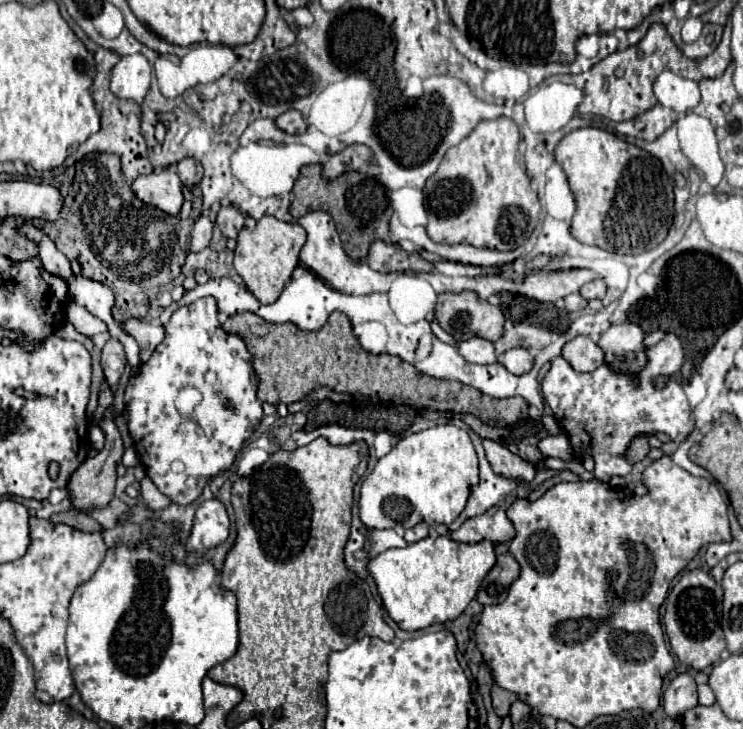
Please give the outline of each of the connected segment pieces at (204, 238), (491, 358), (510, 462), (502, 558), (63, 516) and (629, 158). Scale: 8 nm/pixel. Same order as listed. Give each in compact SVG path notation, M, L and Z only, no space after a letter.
M201 216L195 226L193 226L193 232L191 232L191 244L189 244L189 250L191 252L201 252L203 248L209 246L211 242L211 232L213 232L213 222L205 216Z
M473 336L471 340L459 342L457 352L459 352L467 362L475 362L475 364L493 364L493 362L497 362L493 344L491 344L489 340L479 338L479 336Z
M487 438L487 440L483 440L483 446L485 446L485 454L487 454L491 468L497 474L503 474L503 476L509 476L509 478L519 478L523 482L533 480L533 476L535 476L533 464L525 462L521 456L513 454L511 450L507 450L503 444L499 444L495 440Z
M507 544L495 546L497 564L489 570L489 574L483 578L481 588L477 592L477 600L481 604L499 604L507 598L509 586L517 580L521 568L519 562L509 554Z
M73 508L67 512L61 512L61 514L53 514L51 522L63 522L63 524L69 524L71 528L81 530L81 532L101 532L103 530L103 526L97 520L93 520L89 514L73 510Z
M579 128L563 136L555 148L555 160L567 174L575 196L577 210L571 222L571 236L575 240L615 254L641 254L663 242L673 222L673 182L655 156L601 128Z

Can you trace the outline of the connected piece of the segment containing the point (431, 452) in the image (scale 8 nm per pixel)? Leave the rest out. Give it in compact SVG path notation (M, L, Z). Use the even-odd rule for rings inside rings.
M445 421L444 424L401 438L391 448L391 452L375 464L375 470L361 484L359 518L367 528L395 528L395 524L401 524L403 528L413 528L419 522L449 524L463 512L469 498L469 486L477 482L479 464L469 434L464 429Z

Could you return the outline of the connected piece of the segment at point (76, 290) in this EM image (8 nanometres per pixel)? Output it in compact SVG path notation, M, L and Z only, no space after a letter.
M71 276L67 284L69 284L71 298L79 306L85 306L93 316L107 322L107 326L115 338L123 336L121 326L111 316L111 308L115 304L115 296L113 296L111 288L107 288L105 284L99 284L97 280L87 280L85 276Z

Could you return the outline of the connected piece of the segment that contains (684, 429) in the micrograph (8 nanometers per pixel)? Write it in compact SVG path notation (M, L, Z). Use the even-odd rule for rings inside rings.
M667 334L657 346L647 350L647 358L647 366L635 380L631 380L627 374L615 374L607 364L581 374L559 356L551 360L551 368L541 380L543 398L569 436L575 452L581 458L585 454L593 454L595 478L599 480L609 482L613 476L627 476L631 472L631 464L623 456L635 436L645 432L667 432L675 442L683 442L693 430L689 400L683 386L673 378L685 358L681 340L675 334Z

